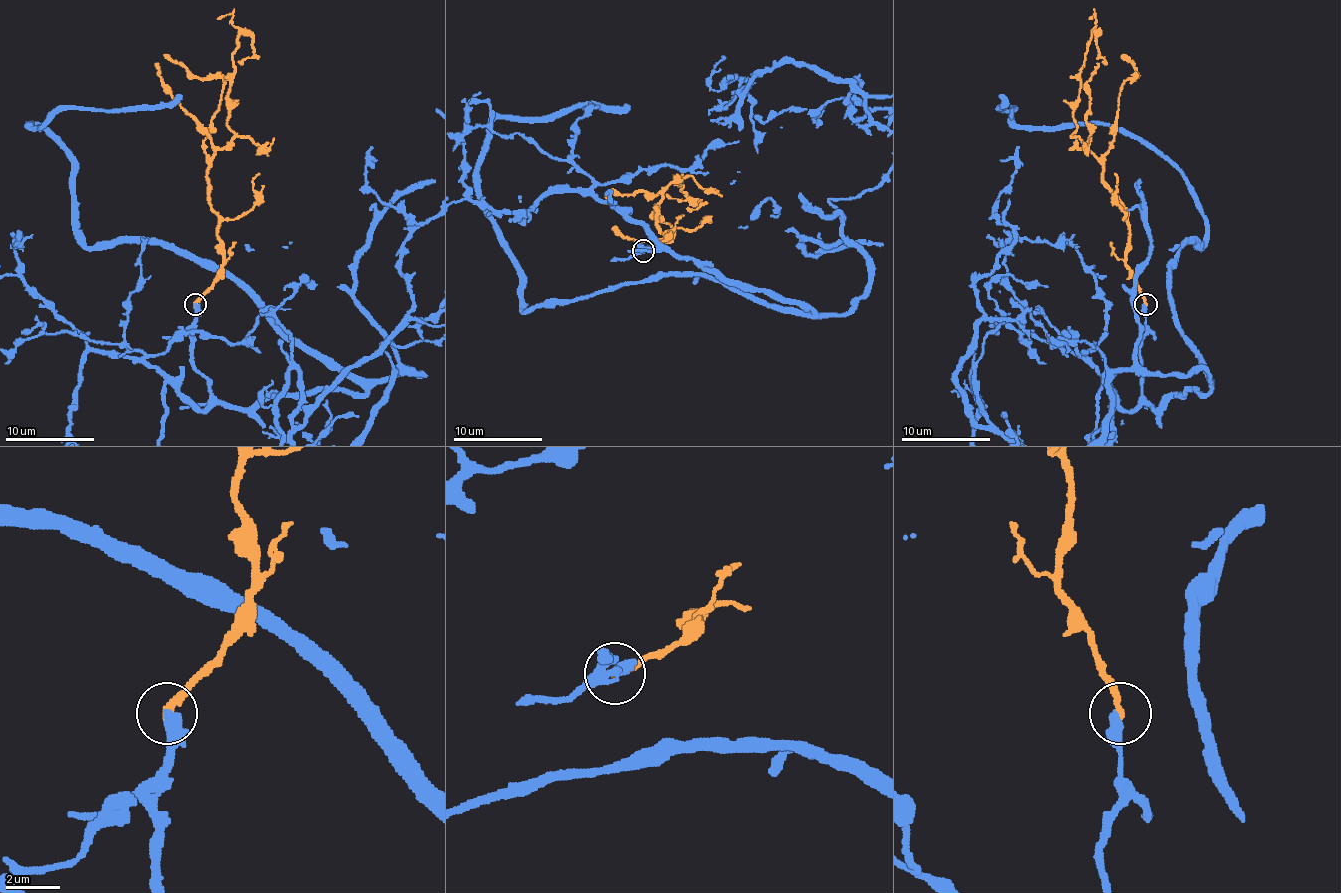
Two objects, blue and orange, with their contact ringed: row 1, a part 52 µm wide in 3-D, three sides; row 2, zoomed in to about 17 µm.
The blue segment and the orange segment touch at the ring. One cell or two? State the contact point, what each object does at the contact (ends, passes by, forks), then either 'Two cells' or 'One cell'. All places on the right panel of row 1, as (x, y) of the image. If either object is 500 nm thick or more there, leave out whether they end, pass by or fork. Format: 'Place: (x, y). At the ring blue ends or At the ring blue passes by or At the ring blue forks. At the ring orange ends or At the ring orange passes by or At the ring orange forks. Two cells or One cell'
Place: (1145, 304). At the ring blue ends. At the ring orange ends. One cell

